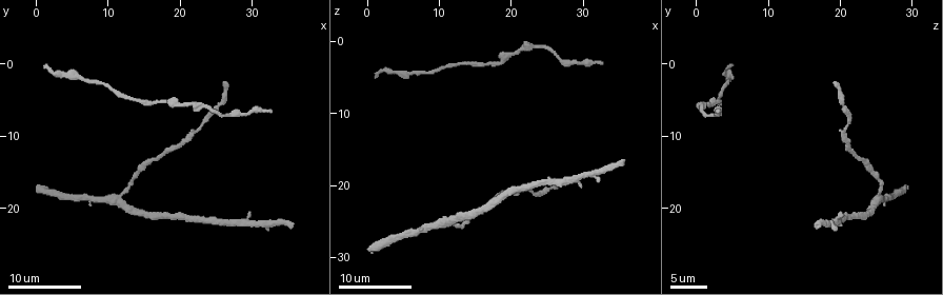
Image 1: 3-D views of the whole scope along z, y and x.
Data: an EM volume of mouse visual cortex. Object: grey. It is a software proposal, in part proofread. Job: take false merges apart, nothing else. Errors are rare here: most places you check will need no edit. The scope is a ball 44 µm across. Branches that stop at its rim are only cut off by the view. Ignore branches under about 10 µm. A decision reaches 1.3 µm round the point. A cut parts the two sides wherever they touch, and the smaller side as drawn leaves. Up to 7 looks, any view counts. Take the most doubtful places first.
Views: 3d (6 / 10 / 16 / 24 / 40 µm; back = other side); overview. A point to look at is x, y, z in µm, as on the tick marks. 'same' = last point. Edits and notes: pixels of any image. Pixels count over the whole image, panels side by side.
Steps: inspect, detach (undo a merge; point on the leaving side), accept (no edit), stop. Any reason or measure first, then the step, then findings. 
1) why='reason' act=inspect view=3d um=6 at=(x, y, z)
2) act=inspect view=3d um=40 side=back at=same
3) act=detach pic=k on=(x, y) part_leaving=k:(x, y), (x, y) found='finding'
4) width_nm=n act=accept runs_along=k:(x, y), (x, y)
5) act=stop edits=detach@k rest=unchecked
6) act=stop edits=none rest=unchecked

act=inspect view=3d um=10 at=(26.0, 5.5, 20.0)

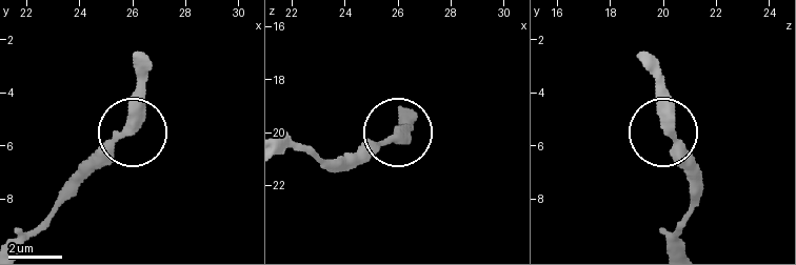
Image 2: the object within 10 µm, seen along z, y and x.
act=accept found='all the same neuron'

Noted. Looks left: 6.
why='calibre changes' act=inspect view=3d um=10 at=(18.0, 5.0, 3.0)

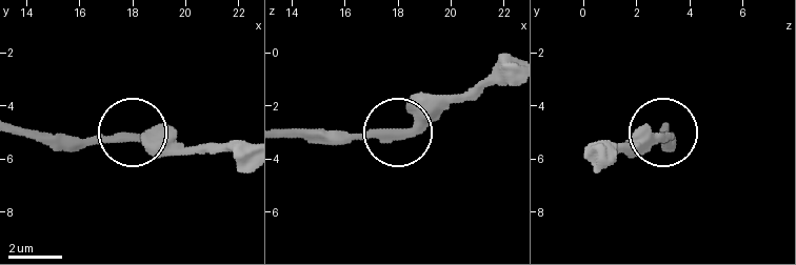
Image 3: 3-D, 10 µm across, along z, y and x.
act=accept found='one neuron here'

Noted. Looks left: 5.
why='sudden change in width' act=inspect view=3d um=10 at=(23.5, 6.0, 0.5)

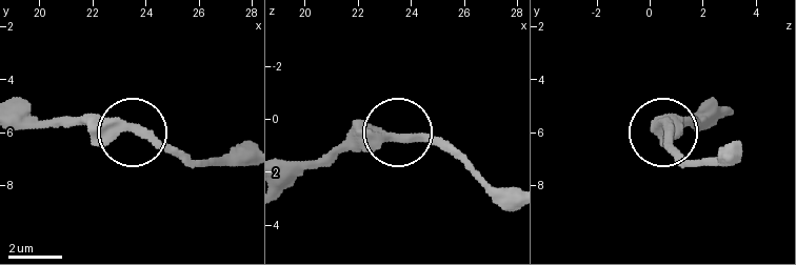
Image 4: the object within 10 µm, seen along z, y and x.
act=accept found='one neuron here'

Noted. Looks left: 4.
why='sudden change in width' act=inspect view=3d um=6 at=(22.0, 9.0, 20.5)

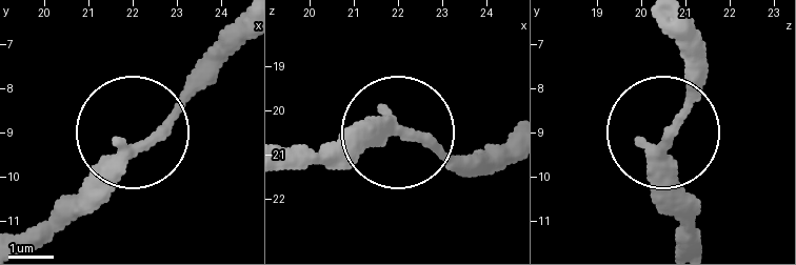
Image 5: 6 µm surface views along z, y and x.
width_nm=300 act=accept runs_along=5:(240, 40), (52, 217) found='continuous, no second neuron'

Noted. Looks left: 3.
act=stop edits=none rest=unchecked

